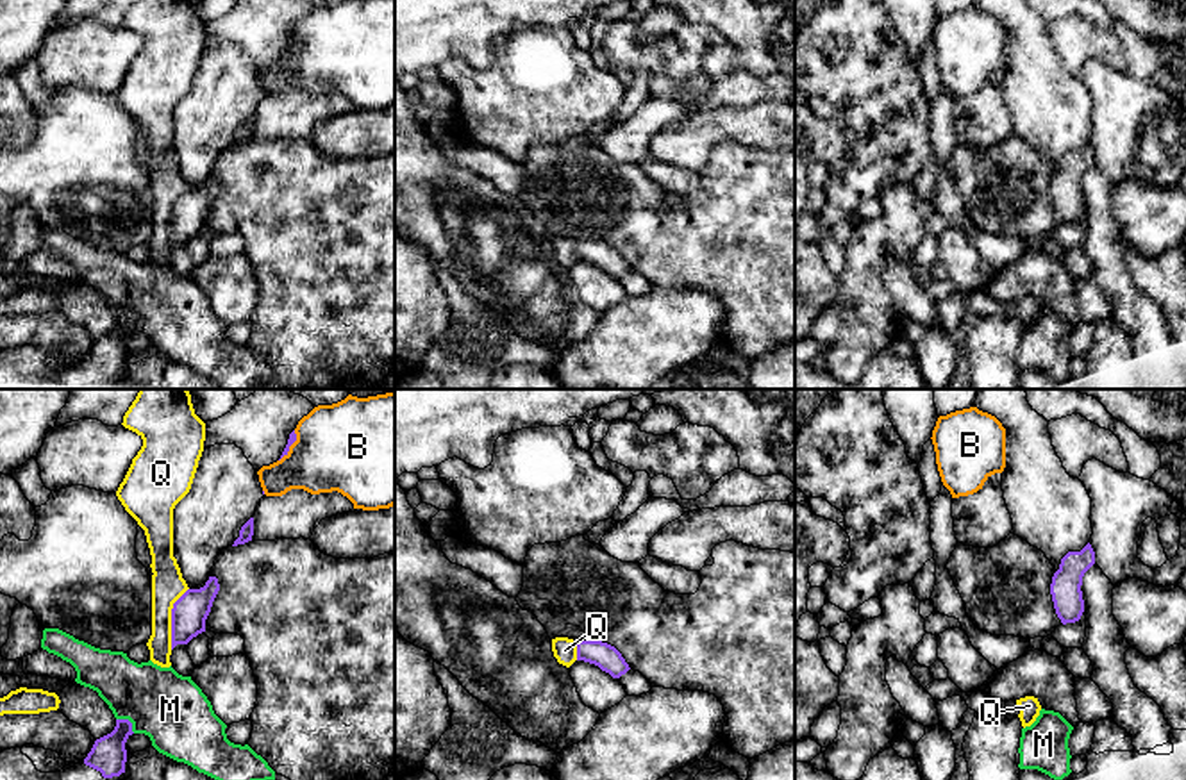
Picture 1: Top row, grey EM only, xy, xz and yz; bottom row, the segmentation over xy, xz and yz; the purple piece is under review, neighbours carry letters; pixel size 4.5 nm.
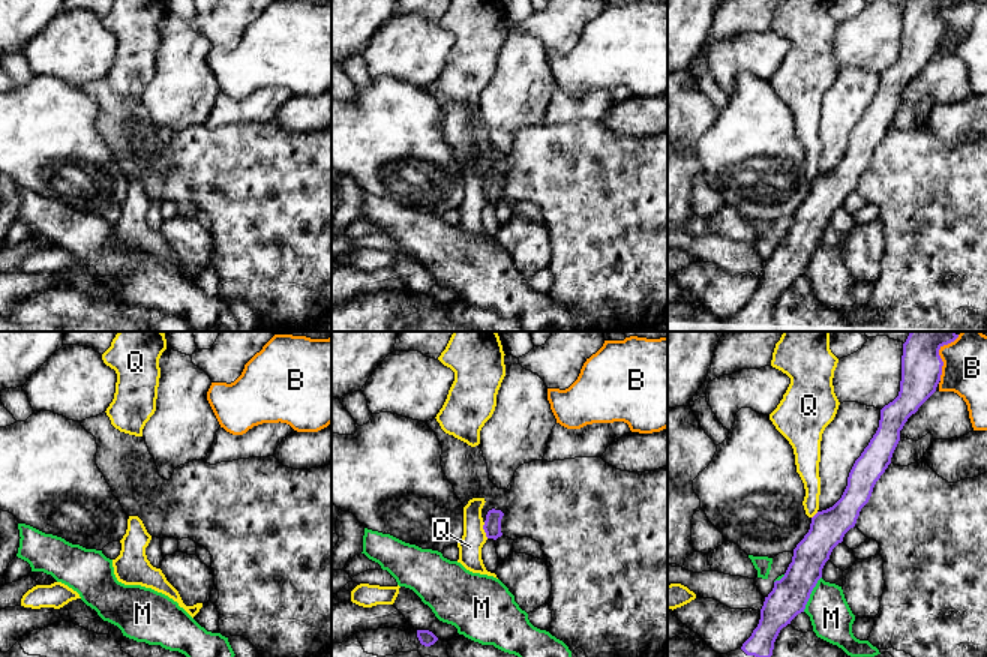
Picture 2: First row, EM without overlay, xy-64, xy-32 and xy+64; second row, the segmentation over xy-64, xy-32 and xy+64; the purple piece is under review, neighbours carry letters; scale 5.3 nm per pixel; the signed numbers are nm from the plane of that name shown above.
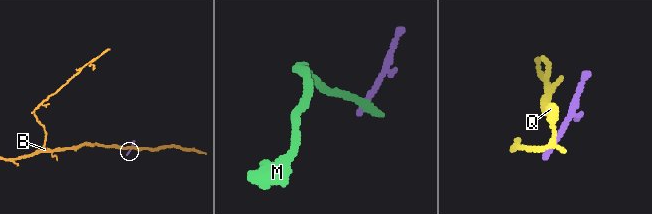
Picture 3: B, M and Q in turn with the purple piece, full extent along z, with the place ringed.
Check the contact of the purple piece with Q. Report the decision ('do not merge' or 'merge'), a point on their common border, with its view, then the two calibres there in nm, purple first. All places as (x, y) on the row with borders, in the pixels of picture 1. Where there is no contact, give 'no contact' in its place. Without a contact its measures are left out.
do not merge | xy (172, 618) | 160/150 nm

